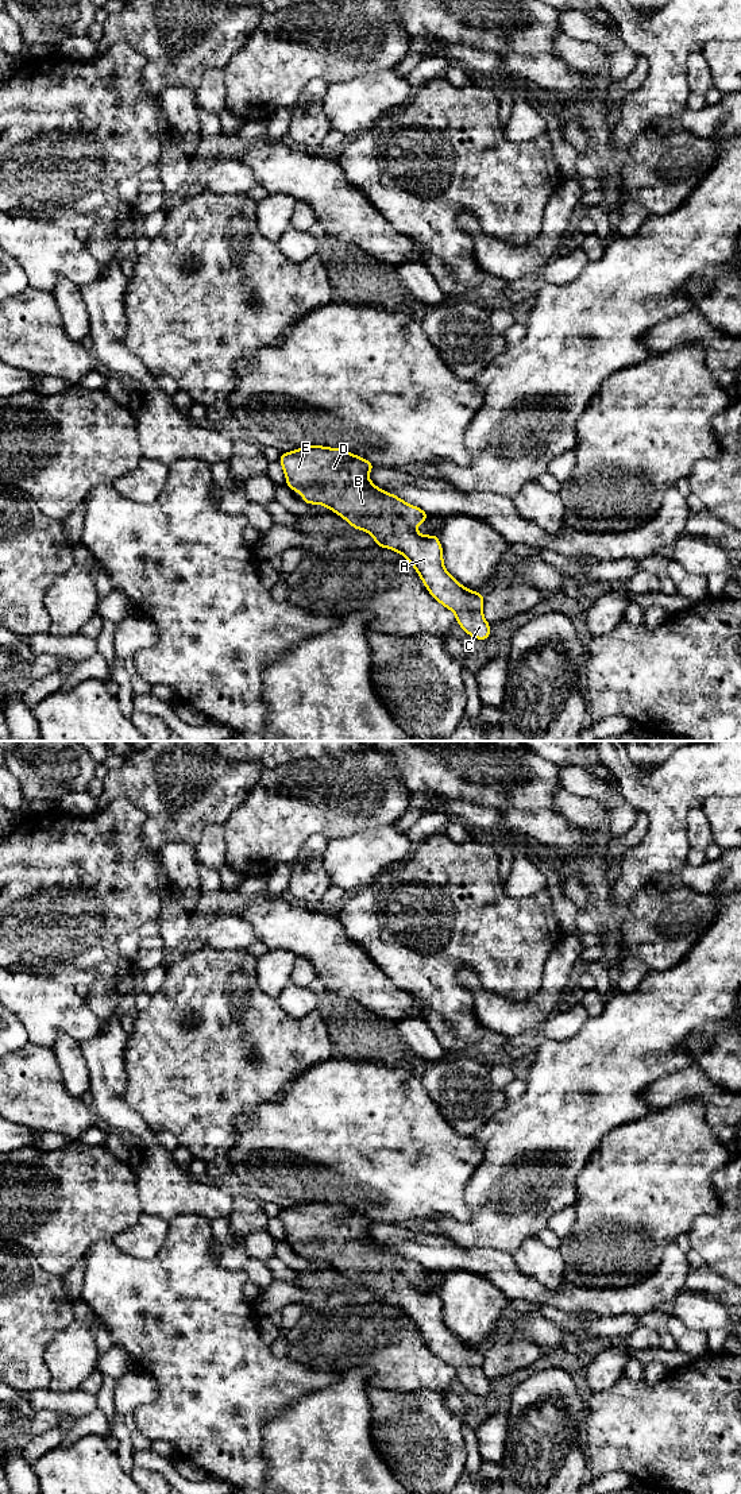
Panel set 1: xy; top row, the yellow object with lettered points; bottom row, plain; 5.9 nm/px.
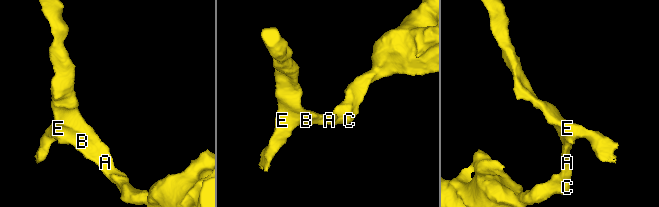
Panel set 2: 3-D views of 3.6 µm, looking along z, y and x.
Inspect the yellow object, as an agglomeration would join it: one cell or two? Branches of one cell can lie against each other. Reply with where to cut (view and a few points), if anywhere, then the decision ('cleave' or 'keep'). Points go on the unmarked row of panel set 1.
cut none; keep

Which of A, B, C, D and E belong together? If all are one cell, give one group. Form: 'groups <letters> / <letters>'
groups A B C D E

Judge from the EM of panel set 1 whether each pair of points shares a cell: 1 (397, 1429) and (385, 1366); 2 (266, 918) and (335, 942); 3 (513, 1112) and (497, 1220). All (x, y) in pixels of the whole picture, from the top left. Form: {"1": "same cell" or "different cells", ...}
{"1": "different cells", "2": "same cell", "3": "same cell"}

